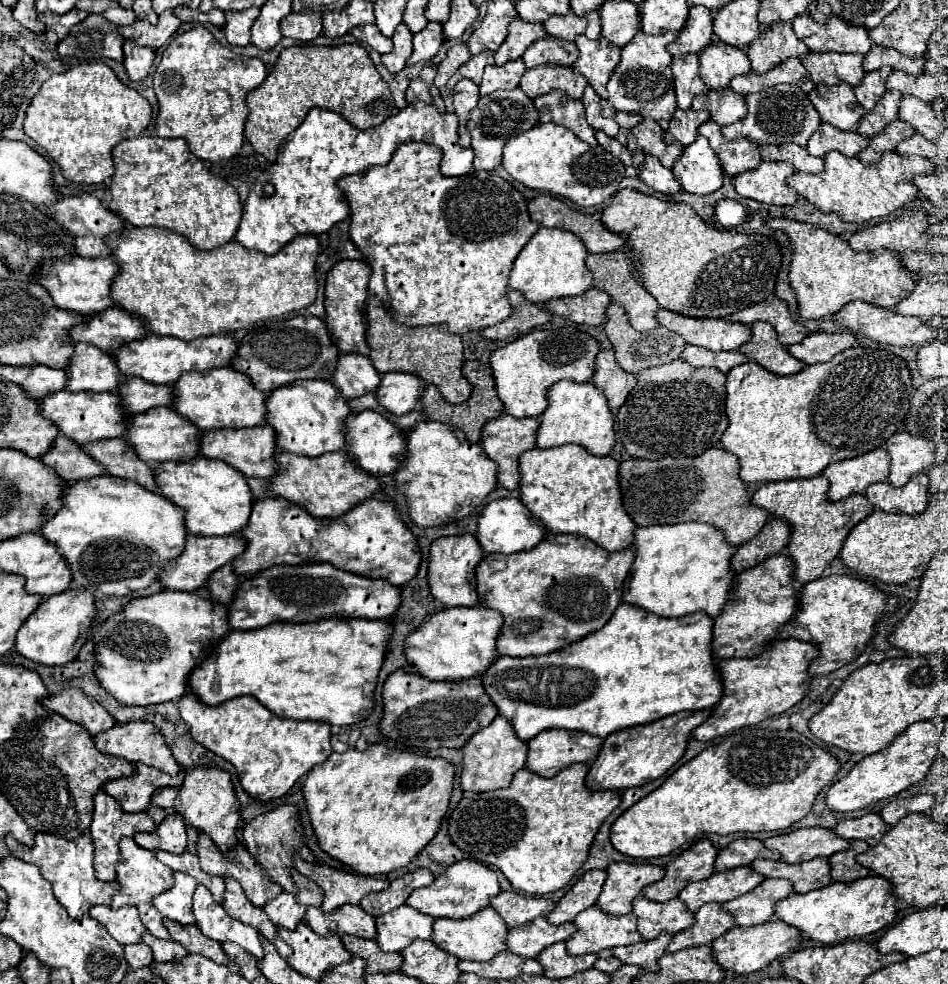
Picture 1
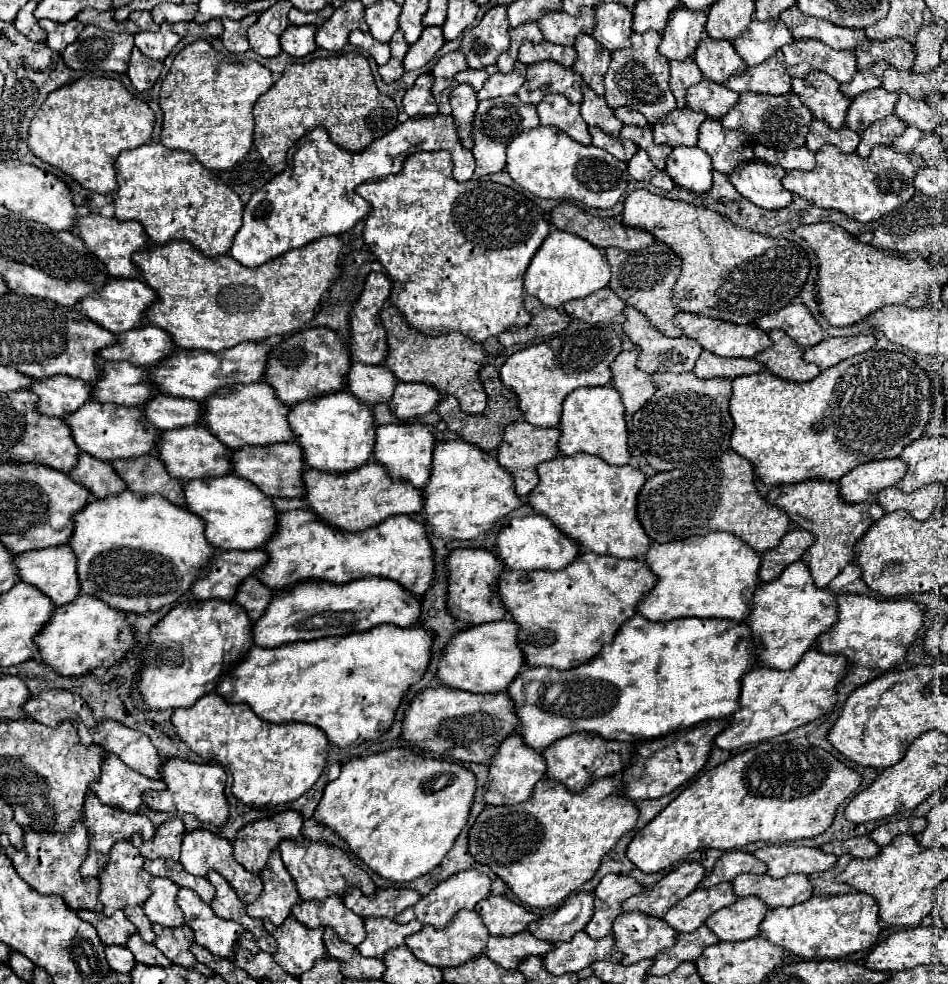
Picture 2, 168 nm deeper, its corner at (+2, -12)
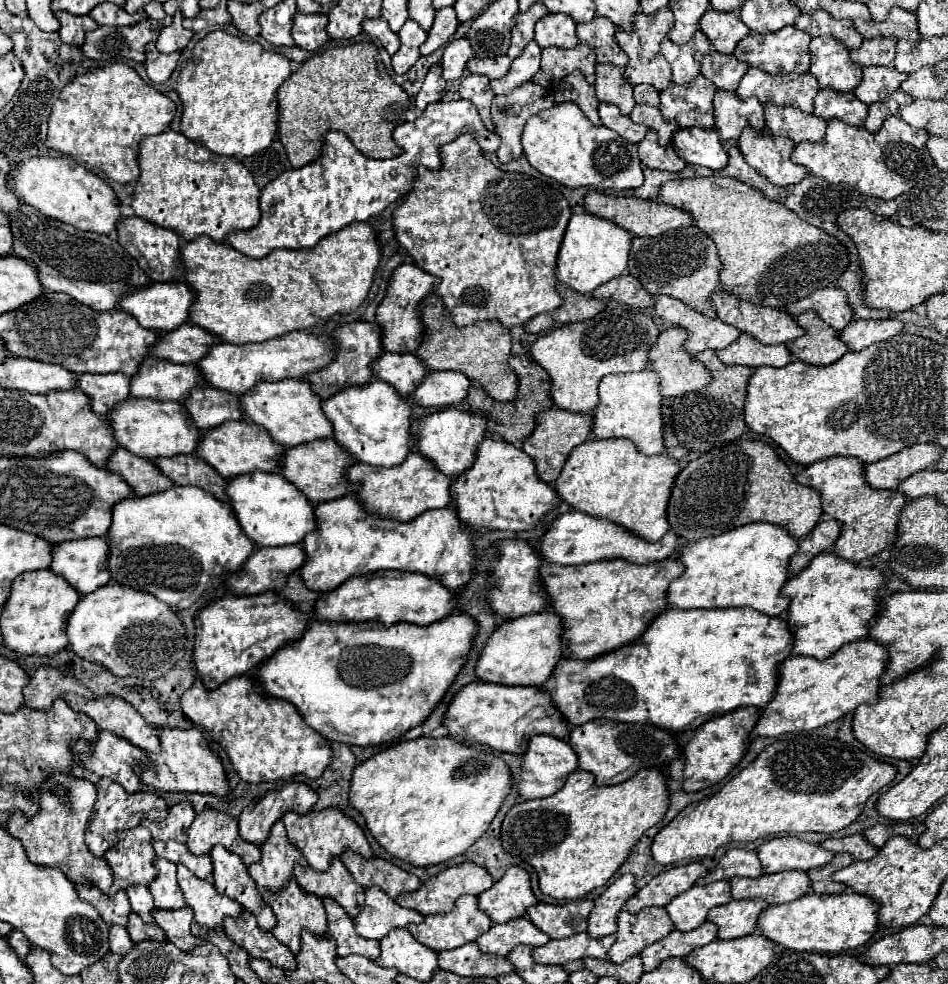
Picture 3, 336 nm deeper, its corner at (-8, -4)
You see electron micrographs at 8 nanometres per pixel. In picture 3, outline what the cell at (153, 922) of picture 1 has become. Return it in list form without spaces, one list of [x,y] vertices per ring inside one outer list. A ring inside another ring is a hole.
[[[131,886],[127,890],[131,908],[135,914],[139,914],[143,918],[143,922],[153,924],[153,896],[149,892],[147,886]]]

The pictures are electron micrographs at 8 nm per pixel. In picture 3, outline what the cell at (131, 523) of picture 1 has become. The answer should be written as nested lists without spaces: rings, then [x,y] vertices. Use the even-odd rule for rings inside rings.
[[[171,486],[165,492],[157,492],[143,498],[125,498],[111,508],[111,526],[105,534],[109,544],[107,568],[111,572],[111,580],[133,590],[141,590],[153,594],[169,608],[187,608],[191,606],[203,592],[219,586],[229,574],[239,570],[245,558],[253,552],[253,542],[247,540],[241,526],[235,522],[231,514],[231,506],[211,498],[205,490],[195,490],[191,486]]]

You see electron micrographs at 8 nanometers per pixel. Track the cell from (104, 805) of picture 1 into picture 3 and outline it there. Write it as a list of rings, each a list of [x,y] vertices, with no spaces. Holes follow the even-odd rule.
[[[101,778],[97,784],[97,802],[95,802],[95,810],[91,816],[91,824],[85,834],[85,842],[91,850],[91,854],[95,854],[97,858],[103,858],[103,854],[117,844],[119,832],[131,830],[131,828],[139,826],[143,820],[163,822],[165,816],[167,816],[167,806],[165,806],[163,798],[159,798],[157,794],[135,792],[135,794],[127,796],[127,792],[117,782],[111,782],[109,778]]]

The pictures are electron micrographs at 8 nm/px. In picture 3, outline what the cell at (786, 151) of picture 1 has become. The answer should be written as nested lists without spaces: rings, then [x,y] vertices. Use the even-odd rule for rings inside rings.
[[[765,106],[765,124],[769,128],[769,134],[789,138],[795,144],[823,142],[827,126],[827,122],[815,118],[815,114],[803,114],[789,106]]]

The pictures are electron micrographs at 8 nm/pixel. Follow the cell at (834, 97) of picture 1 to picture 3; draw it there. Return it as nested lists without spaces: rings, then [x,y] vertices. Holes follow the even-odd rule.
[[[813,38],[811,40],[811,68],[809,72],[817,78],[819,88],[831,88],[835,92],[855,92],[861,82],[861,68],[849,58],[847,48],[843,48],[835,38]]]

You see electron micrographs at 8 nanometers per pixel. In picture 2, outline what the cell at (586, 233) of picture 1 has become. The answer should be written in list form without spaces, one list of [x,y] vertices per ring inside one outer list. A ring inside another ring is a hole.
[[[569,202],[553,208],[551,224],[559,230],[577,234],[599,248],[615,246],[621,250],[639,250],[655,242],[653,234],[649,234],[647,230],[631,230],[621,220],[593,216]]]

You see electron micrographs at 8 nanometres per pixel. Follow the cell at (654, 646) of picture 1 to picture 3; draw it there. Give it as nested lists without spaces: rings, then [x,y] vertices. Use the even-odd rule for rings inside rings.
[[[667,608],[665,612],[661,612],[647,626],[647,630],[641,634],[641,638],[645,638],[645,644],[643,642],[631,642],[631,644],[625,644],[625,646],[617,648],[617,652],[609,652],[609,654],[603,654],[599,658],[593,658],[593,660],[561,658],[561,662],[553,670],[551,678],[547,682],[543,682],[541,686],[537,686],[537,688],[543,690],[543,692],[549,692],[549,696],[553,700],[553,706],[561,712],[561,716],[565,718],[565,722],[569,722],[571,728],[575,728],[579,724],[585,724],[589,720],[595,720],[595,718],[609,718],[609,720],[627,722],[627,724],[653,724],[653,726],[663,728],[663,730],[681,732],[681,730],[697,728],[703,722],[707,722],[707,720],[711,720],[715,716],[727,714],[727,712],[731,712],[735,708],[741,708],[741,706],[759,706],[759,708],[763,708],[771,700],[775,684],[777,684],[777,664],[781,660],[785,660],[787,656],[791,656],[791,646],[793,646],[793,636],[787,630],[787,622],[785,620],[761,614],[761,612],[753,610],[753,608],[719,608],[719,610],[679,610],[679,608]]]

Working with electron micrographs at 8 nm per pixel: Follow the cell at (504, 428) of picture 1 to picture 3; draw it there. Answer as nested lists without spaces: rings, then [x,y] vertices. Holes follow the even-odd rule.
[[[549,408],[549,410],[543,410],[535,416],[535,424],[537,426],[535,426],[533,434],[523,442],[523,452],[533,458],[535,466],[537,466],[535,468],[537,478],[547,482],[547,484],[553,484],[557,480],[569,452],[589,438],[589,434],[591,434],[591,416]]]

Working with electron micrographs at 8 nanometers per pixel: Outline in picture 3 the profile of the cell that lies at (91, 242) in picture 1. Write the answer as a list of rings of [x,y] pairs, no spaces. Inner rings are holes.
[[[133,216],[133,218],[123,218],[119,224],[117,224],[117,242],[139,262],[141,270],[147,274],[147,278],[153,278],[155,282],[157,280],[177,280],[181,278],[181,264],[177,264],[179,260],[179,236],[173,232],[173,230],[167,230],[167,228],[161,228],[161,226],[155,226],[153,222],[147,222],[139,216]]]

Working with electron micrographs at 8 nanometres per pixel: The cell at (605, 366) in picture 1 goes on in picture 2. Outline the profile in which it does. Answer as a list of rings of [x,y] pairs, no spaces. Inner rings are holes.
[[[629,350],[629,352],[621,352],[611,364],[611,372],[613,372],[611,384],[623,396],[627,420],[657,392],[655,382],[651,382],[651,374],[641,372],[637,368],[637,358],[639,358],[639,350]]]

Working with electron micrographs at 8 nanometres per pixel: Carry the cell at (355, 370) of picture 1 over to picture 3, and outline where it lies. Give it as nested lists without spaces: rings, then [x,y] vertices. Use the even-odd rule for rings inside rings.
[[[383,352],[373,362],[373,376],[391,384],[401,396],[409,396],[427,374],[423,362],[415,354]]]

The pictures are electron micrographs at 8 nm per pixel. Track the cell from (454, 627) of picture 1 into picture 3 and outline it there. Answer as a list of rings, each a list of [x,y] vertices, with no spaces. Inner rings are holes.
[[[551,610],[539,614],[527,614],[515,620],[503,622],[487,638],[481,656],[475,666],[475,674],[483,682],[511,684],[511,686],[539,686],[557,666],[561,658],[561,620]]]

